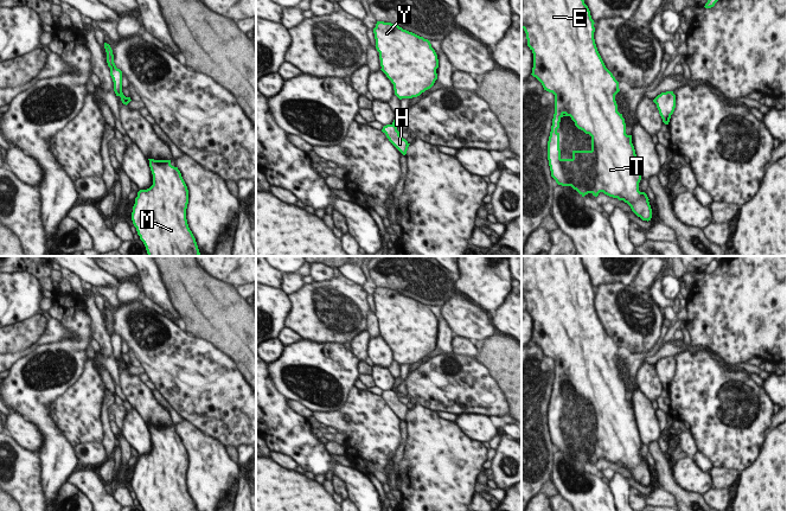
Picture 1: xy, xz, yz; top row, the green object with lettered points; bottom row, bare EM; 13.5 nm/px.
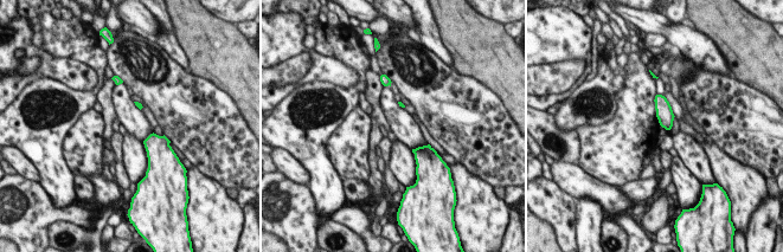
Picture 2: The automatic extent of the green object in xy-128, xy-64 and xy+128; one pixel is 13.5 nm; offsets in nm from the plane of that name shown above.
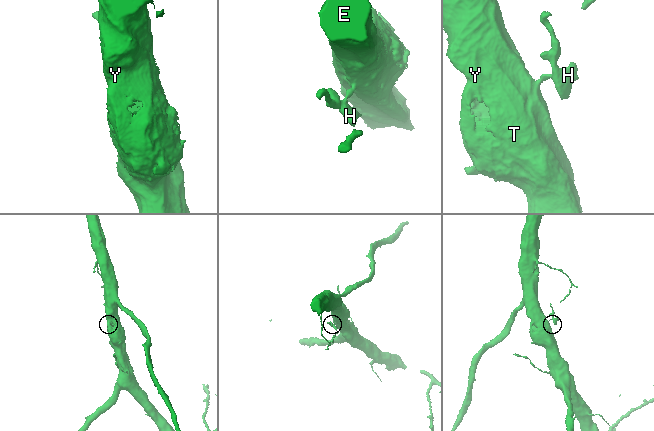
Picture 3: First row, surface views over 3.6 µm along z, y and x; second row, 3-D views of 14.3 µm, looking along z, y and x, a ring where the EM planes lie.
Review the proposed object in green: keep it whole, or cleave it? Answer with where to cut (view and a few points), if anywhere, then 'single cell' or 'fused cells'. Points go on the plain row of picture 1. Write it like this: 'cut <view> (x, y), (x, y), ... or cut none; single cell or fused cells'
cut xy (127, 363), (128, 368); fused cells

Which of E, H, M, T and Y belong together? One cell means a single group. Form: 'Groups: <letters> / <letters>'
Groups: E M T Y / H

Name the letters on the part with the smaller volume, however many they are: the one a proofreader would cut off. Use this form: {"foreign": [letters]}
{"foreign": ["H"]}

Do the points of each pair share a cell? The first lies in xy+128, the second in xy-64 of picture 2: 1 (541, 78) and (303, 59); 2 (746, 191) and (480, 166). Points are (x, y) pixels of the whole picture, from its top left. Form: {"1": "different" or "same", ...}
{"1": "same", "2": "different"}

